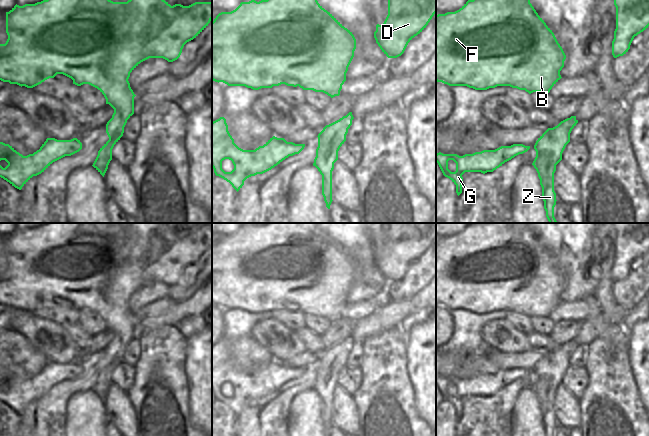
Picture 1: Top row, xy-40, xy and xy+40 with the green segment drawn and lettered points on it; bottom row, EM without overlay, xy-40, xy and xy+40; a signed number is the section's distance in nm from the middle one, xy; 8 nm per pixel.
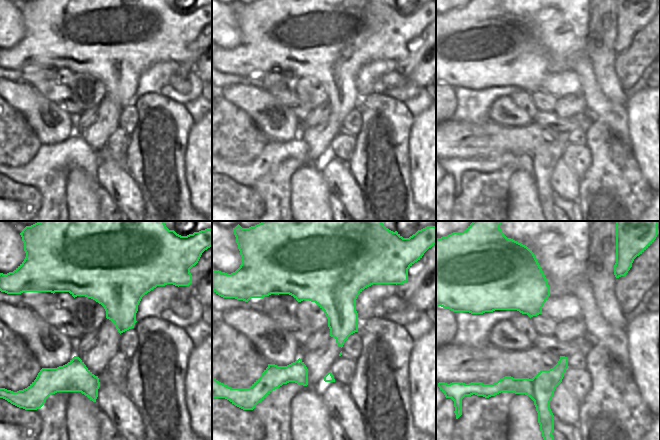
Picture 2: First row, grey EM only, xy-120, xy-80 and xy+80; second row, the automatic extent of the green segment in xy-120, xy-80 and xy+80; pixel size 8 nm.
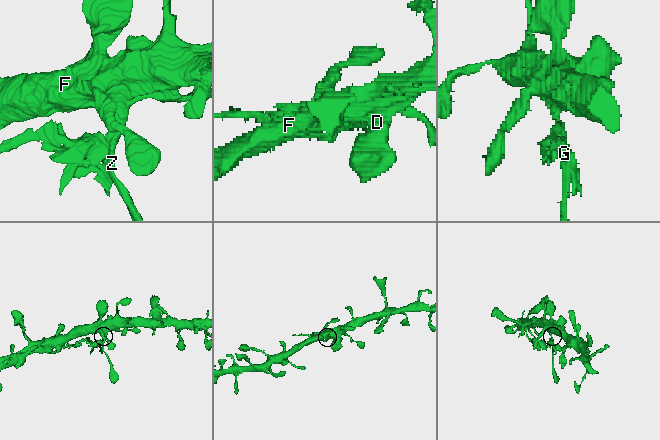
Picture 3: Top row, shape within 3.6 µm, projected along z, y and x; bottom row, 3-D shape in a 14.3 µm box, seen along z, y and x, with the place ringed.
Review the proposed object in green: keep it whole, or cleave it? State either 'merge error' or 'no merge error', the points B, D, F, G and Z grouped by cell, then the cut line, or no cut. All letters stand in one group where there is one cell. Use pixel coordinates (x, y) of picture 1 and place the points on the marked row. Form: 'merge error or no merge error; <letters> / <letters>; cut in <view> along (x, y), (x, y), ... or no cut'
merge error; B D F / G Z; cut in xy-40 along (112, 116), (119, 115), (126, 120)

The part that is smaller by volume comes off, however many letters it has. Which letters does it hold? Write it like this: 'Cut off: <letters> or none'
Cut off: G, Z

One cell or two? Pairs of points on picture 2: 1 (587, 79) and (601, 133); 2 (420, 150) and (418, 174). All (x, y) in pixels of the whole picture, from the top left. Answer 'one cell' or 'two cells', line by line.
1: two cells
2: one cell

